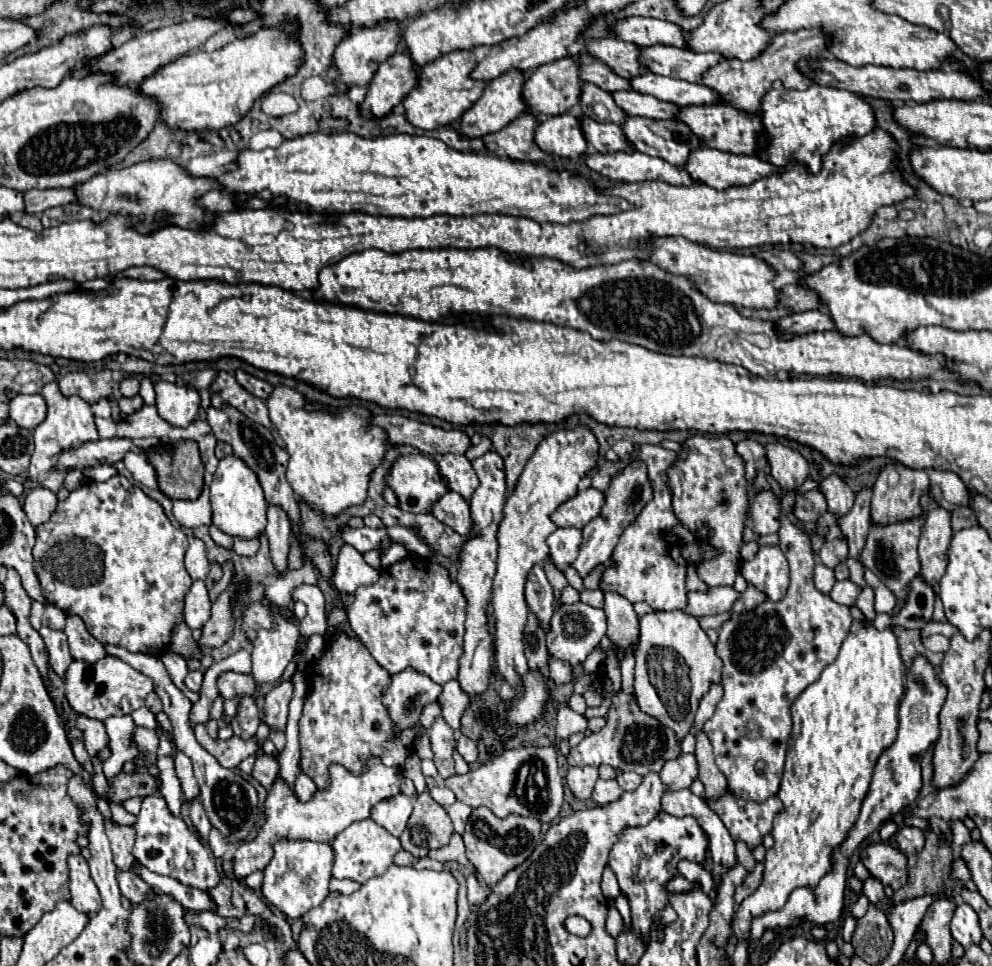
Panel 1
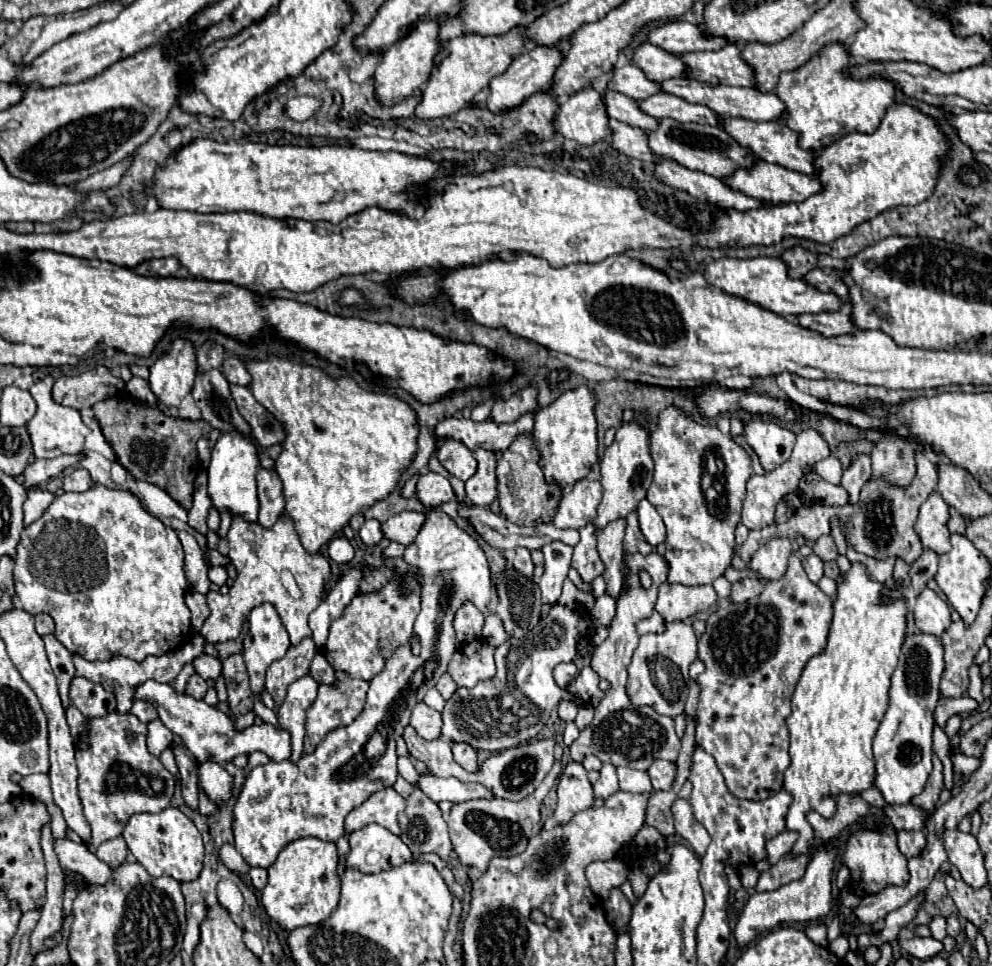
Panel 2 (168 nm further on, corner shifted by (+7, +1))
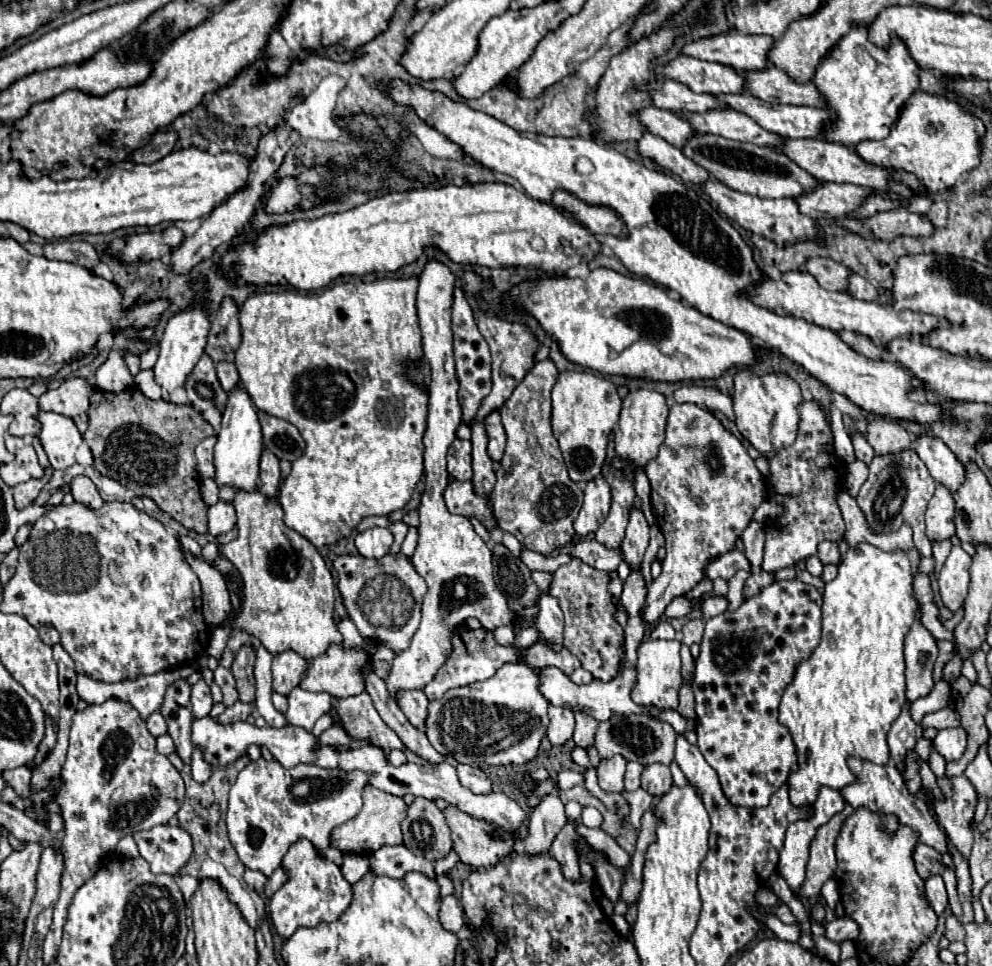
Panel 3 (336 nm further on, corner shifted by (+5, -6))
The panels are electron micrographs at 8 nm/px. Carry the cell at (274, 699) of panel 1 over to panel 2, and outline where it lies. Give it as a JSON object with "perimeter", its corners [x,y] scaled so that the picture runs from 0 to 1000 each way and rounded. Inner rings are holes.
{"perimeter":[[[307,660],[303,667],[293,669],[283,683],[277,683],[271,689],[267,714],[275,720],[279,731],[283,729],[283,725],[287,725],[287,716],[291,708],[311,696],[318,675],[320,675],[318,665],[314,660]]]}

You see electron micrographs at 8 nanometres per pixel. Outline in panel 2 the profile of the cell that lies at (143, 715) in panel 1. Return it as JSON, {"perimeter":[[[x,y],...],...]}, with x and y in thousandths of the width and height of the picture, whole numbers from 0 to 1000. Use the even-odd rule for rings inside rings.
{"perimeter":[[[162,745],[150,747],[148,754],[150,754],[150,758],[148,758],[150,778],[160,783],[174,768],[174,758],[170,758],[170,754],[166,754],[166,749],[162,749]]]}

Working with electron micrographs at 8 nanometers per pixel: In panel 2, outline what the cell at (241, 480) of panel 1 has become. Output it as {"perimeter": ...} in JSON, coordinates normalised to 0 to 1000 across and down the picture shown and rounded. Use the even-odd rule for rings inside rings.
{"perimeter":[[[233,445],[225,447],[213,468],[213,480],[211,480],[211,513],[215,518],[215,524],[225,530],[233,528],[235,532],[247,534],[247,538],[257,540],[261,530],[261,518],[259,518],[259,499],[257,491],[261,487],[261,472],[259,472],[259,460],[253,455],[251,449]]]}

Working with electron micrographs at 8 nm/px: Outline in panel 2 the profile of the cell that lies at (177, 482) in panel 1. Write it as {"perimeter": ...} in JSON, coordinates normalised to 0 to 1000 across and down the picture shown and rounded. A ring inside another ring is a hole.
{"perimeter":[[[120,406],[112,412],[94,418],[94,427],[106,455],[118,470],[118,478],[134,495],[160,503],[178,522],[182,522],[186,528],[193,528],[195,499],[201,487],[197,460],[205,449],[213,445],[213,441],[207,435],[184,435],[168,431],[158,420],[144,418],[130,406]]]}

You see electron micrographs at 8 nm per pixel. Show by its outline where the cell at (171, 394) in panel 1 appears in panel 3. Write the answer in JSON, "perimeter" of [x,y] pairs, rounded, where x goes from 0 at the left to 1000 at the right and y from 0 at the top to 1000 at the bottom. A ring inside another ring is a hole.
{"perimeter":[[[203,312],[199,314],[197,320],[189,320],[189,322],[178,324],[170,330],[166,345],[164,345],[164,351],[160,355],[160,372],[154,380],[156,394],[160,401],[164,401],[170,407],[174,407],[176,401],[184,401],[184,396],[189,394],[189,388],[193,388],[197,376],[205,367],[205,361],[209,355],[209,345],[211,345],[211,330],[207,326]]]}

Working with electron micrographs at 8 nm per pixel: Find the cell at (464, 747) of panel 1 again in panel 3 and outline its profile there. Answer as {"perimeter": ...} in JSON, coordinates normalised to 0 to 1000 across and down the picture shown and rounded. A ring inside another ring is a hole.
{"perimeter":[[[463,790],[461,792],[461,800],[463,800],[465,813],[475,817],[477,821],[495,821],[495,808],[483,794],[475,794],[475,792]]]}

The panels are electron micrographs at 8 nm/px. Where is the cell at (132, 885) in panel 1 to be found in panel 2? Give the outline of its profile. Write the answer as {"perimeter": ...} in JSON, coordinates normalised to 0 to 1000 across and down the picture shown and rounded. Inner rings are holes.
{"perimeter":[[[61,867],[53,870],[53,876],[61,899],[82,903],[82,907],[86,907],[86,911],[92,915],[102,915],[102,911],[110,911],[110,894],[102,892],[96,884],[92,884],[86,874],[76,874],[70,867]]]}

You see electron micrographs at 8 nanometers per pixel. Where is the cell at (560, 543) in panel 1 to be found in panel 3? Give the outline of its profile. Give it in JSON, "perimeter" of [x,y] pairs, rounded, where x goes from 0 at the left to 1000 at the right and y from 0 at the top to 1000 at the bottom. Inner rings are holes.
{"perimeter":[[[547,614],[543,620],[543,637],[539,643],[547,664],[557,664],[559,674],[566,672],[568,666],[568,633],[564,628],[564,622],[557,616]]]}

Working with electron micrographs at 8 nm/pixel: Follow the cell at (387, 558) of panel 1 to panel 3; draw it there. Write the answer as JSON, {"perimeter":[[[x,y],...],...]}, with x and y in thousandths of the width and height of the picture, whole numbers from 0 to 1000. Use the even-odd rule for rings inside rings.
{"perimeter":[[[412,548],[410,556],[408,556],[406,564],[404,564],[404,572],[410,575],[410,577],[414,577],[416,570],[418,570],[418,566],[420,566],[420,550],[418,548]]]}

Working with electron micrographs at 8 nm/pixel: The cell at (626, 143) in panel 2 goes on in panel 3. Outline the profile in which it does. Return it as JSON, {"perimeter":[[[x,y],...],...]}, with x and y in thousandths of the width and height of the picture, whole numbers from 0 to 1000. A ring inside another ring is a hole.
{"perimeter":[[[650,136],[644,146],[640,146],[640,156],[650,165],[660,167],[668,175],[678,177],[682,183],[686,183],[693,189],[709,189],[715,185],[715,179],[709,173],[701,171],[682,152],[674,150],[666,142],[660,142],[654,136]]]}

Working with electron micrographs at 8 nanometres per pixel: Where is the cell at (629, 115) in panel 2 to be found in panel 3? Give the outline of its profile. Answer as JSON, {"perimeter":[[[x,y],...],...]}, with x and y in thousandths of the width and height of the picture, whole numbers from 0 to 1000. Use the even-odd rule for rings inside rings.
{"perimeter":[[[652,109],[644,115],[644,125],[652,136],[664,140],[666,144],[680,152],[686,152],[695,142],[701,140],[697,129],[691,123],[686,123],[680,115],[662,113],[658,109]]]}

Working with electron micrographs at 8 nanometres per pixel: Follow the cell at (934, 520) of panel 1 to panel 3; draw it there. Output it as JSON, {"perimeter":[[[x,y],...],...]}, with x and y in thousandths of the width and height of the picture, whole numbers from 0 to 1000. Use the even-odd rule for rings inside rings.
{"perimeter":[[[945,502],[934,523],[934,556],[939,562],[949,562],[963,554],[963,517],[955,504]]]}

